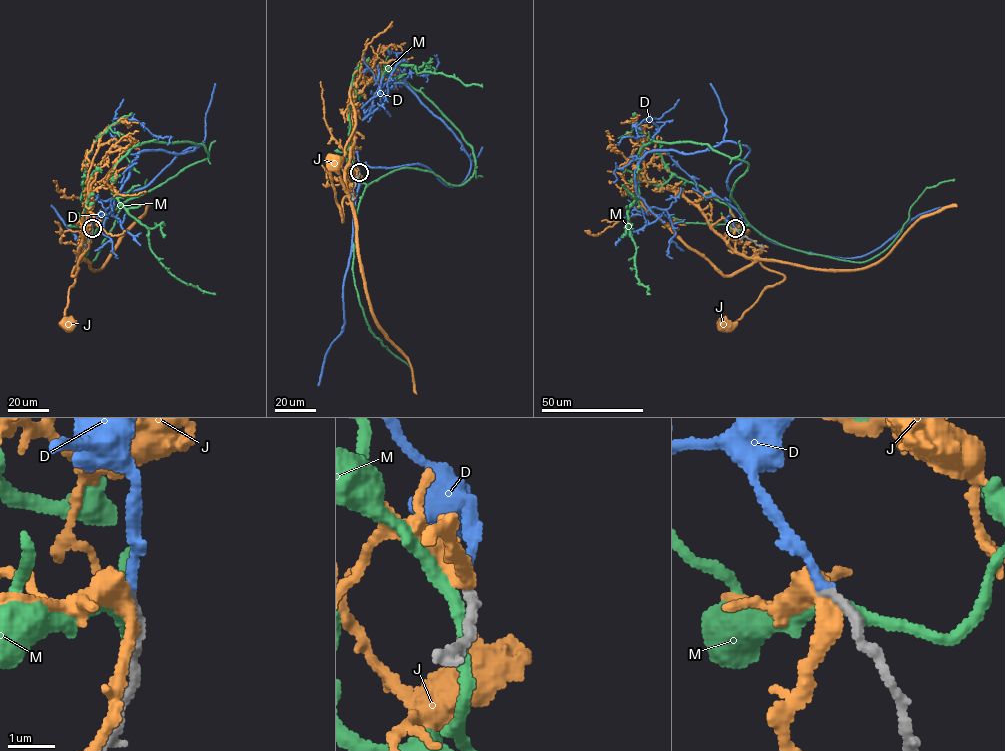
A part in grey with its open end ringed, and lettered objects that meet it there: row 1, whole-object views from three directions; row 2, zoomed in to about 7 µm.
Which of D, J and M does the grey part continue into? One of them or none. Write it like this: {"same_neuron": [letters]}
{"same_neuron": ["D"]}

